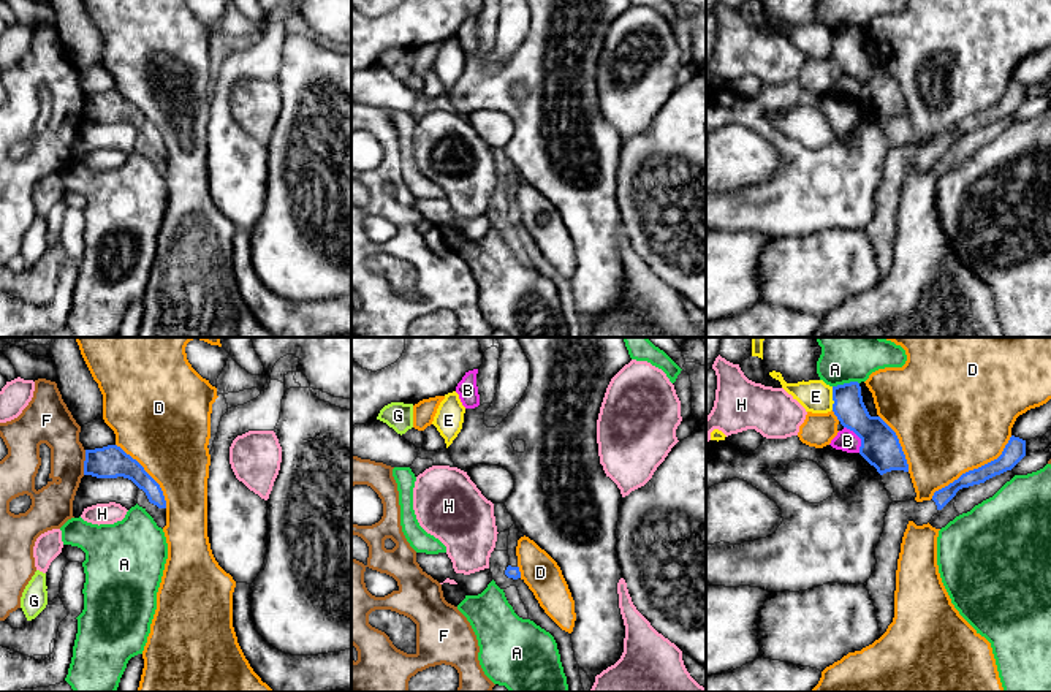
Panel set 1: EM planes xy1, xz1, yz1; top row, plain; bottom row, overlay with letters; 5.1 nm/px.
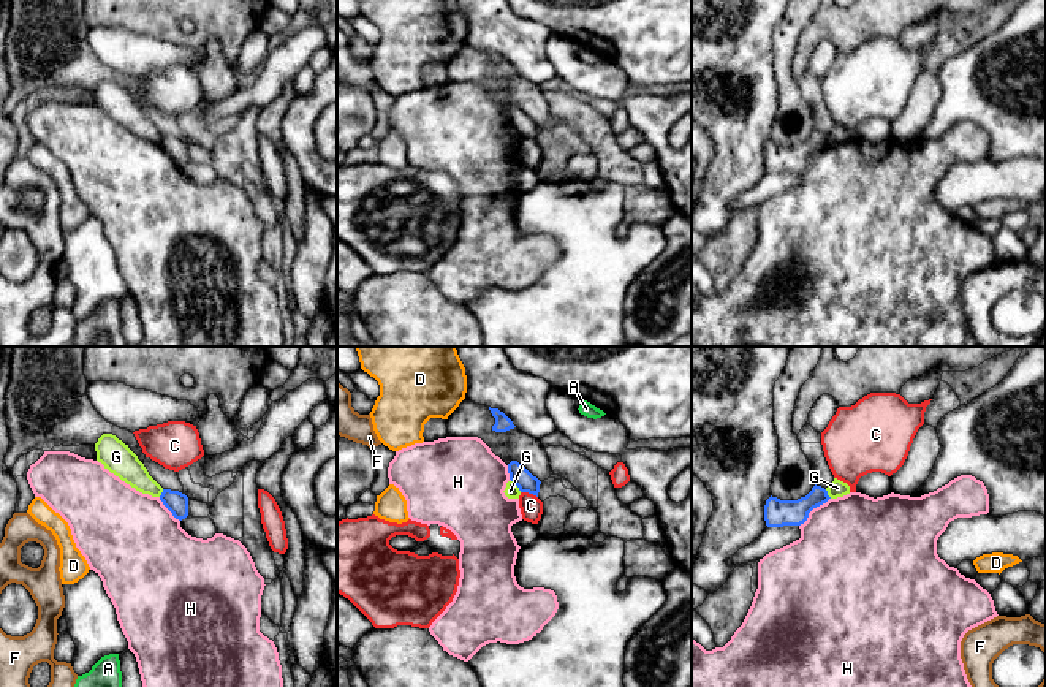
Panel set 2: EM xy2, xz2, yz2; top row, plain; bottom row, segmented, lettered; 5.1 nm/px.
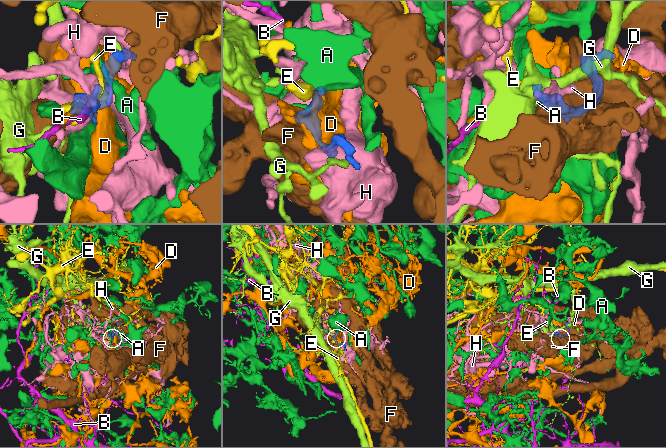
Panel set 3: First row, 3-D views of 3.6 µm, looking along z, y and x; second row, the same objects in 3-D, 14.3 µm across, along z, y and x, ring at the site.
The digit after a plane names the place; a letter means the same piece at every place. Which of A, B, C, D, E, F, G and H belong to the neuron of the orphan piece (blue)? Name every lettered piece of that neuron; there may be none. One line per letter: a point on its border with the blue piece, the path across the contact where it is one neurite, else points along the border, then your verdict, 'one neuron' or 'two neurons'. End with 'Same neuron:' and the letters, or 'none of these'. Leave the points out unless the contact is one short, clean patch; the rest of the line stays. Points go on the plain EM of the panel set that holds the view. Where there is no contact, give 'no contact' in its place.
A: meets blue in yz1 at (846, 29); two neurons
B: meets blue in yz1 at (858, 81); border along yz1 (844, 72), (860, 84), (860, 97); two neurons
C: meets blue in xz2 at (529, 138); border along xz2 (521, 136), (532, 138), (537, 143); two neurons
D: meets blue in yz1 at (974, 114); two neurons
E: meets blue in yz1 at (833, 43); border along yz1 (831, 32), (833, 54); two neurons
F: meets blue in xy1 at (84, 108); border along xy1 (86, 95), (83, 119); two neurons
G: meets blue in xz2 at (516, 130); border along xz2 (511, 125), (521, 136); two neurons
H: meets blue in yz2 at (812, 154); two neurons
Same neuron: none of these

